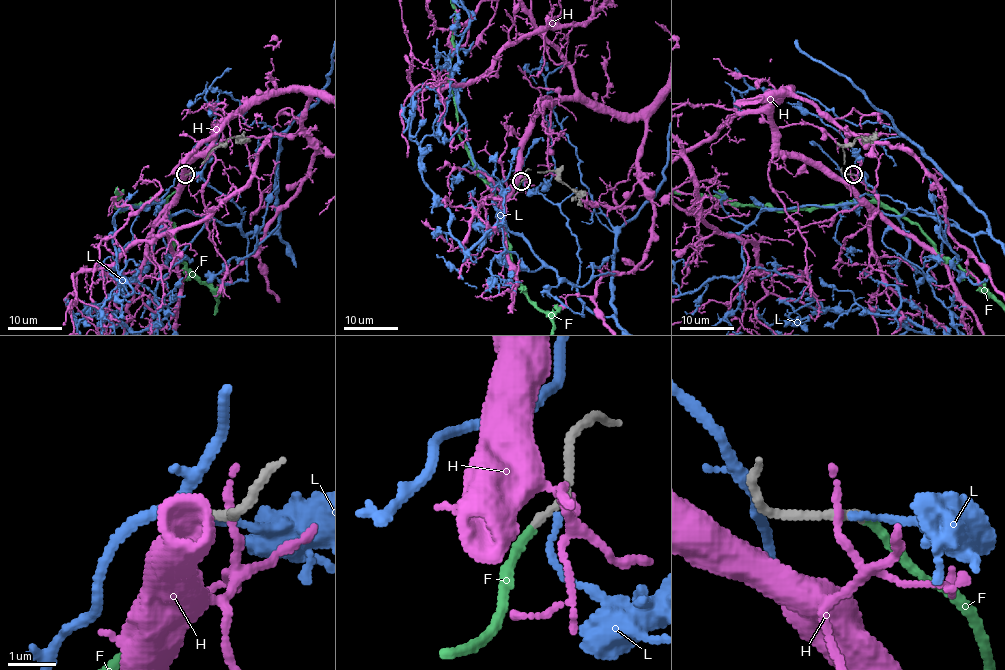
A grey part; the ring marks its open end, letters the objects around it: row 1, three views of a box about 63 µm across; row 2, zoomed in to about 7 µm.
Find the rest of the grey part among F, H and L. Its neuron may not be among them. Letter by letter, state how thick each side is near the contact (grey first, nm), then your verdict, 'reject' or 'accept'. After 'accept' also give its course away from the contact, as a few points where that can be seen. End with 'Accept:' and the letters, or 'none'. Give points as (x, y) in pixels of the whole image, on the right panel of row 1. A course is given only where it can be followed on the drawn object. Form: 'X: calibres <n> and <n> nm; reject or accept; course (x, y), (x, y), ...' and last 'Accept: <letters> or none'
F: calibres 170 and 170 nm; accept
H: calibres 220 and 200 nm; reject
L: calibres 200 and 100 nm; reject
Accept: F

